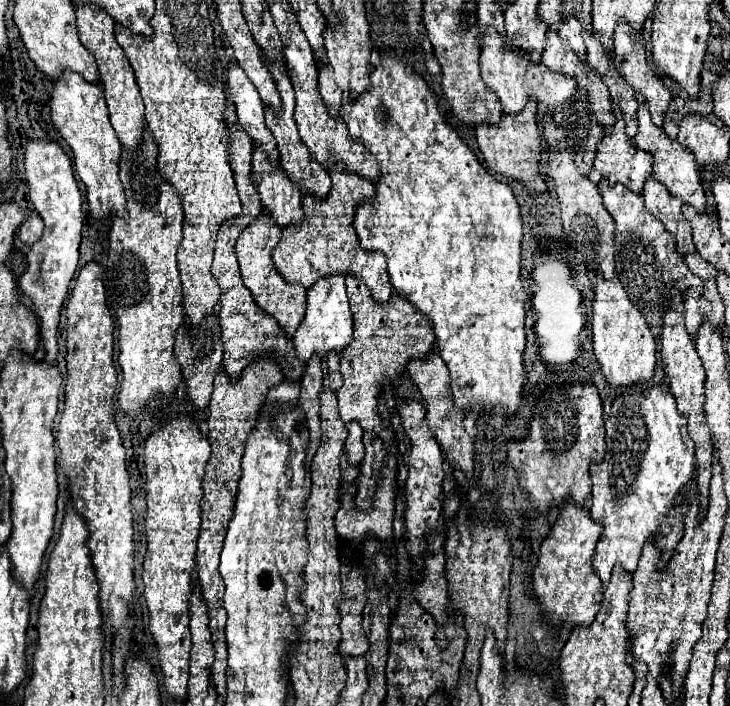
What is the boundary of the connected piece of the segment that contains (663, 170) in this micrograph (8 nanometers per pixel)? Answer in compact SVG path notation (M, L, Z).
M645 104L639 106L639 132L635 136L635 144L637 144L637 148L651 152L651 156L653 156L653 178L659 180L661 184L665 184L665 188L669 190L671 196L681 198L685 204L693 206L697 212L703 214L705 212L705 194L703 194L701 176L697 172L697 166L695 166L691 152L681 148L681 144L677 140L671 140L661 128L657 128L651 122L649 108Z

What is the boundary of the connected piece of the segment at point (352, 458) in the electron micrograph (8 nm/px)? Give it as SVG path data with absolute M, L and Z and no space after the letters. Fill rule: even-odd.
M349 422L347 430L349 430L349 436L347 436L345 448L347 448L347 454L349 454L349 464L357 466L357 464L361 464L363 454L365 454L365 448L363 448L363 442L361 442L363 430L357 422Z

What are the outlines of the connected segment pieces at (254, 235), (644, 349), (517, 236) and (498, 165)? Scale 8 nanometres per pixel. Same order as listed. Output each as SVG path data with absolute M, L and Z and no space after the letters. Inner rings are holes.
M263 210L257 220L253 224L249 224L241 236L237 238L237 244L235 244L235 252L237 252L237 260L239 260L239 268L241 268L241 278L243 278L243 284L247 286L247 290L251 292L255 304L259 304L259 308L263 312L267 312L271 318L277 320L277 324L283 328L285 336L291 338L303 316L305 316L305 296L307 296L307 290L301 286L301 284L289 284L285 282L279 272L275 270L273 262L271 262L271 252L273 248L277 246L277 242L281 240L281 228L277 228L273 224L273 220L269 218L269 214Z
M599 278L593 300L593 350L611 388L645 384L655 374L655 338L619 280Z
M391 58L379 60L379 66L371 74L371 86L367 88L367 92L363 92L355 102L345 98L343 110L347 112L346 121L348 121L347 127L350 135L359 138L361 144L375 156L375 160L379 164L379 172L381 172L381 178L375 186L377 196L373 198L373 202L363 202L361 206L357 206L357 216L353 220L353 226L357 230L359 240L361 240L361 248L367 252L385 254L387 266L389 266L389 278L391 278L391 284L397 290L397 294L401 298L409 300L417 312L421 312L423 316L429 318L431 328L437 336L439 354L451 372L451 392L453 392L455 406L465 410L465 412L469 412L473 408L487 410L487 408L501 406L509 412L509 416L513 416L521 404L521 392L523 392L523 382L525 382L525 364L523 364L525 328L523 328L523 320L525 320L525 298L527 298L523 284L521 284L521 238L523 238L521 214L519 214L519 204L513 196L513 190L507 184L495 180L495 176L491 176L479 164L479 160L467 148L467 144L461 142L457 132L447 122L443 122L429 86L407 64L399 64L397 60L391 60Z
M529 100L527 108L517 118L503 116L497 126L481 124L475 130L475 136L477 136L477 142L479 142L479 150L485 156L485 164L491 170L495 170L495 172L499 172L503 176L505 176L505 172L515 172L509 178L513 178L515 182L521 182L529 190L545 188L545 184L541 184L541 174L539 174L539 154L537 154L539 130L537 130L535 114L537 114L537 102Z

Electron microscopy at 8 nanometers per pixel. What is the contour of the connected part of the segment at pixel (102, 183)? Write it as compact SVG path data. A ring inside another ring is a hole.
M65 72L55 84L51 94L51 120L75 156L75 170L87 188L87 204L91 218L127 218L125 194L119 180L119 154L121 144L107 116L103 86L99 82L85 82L75 72Z

